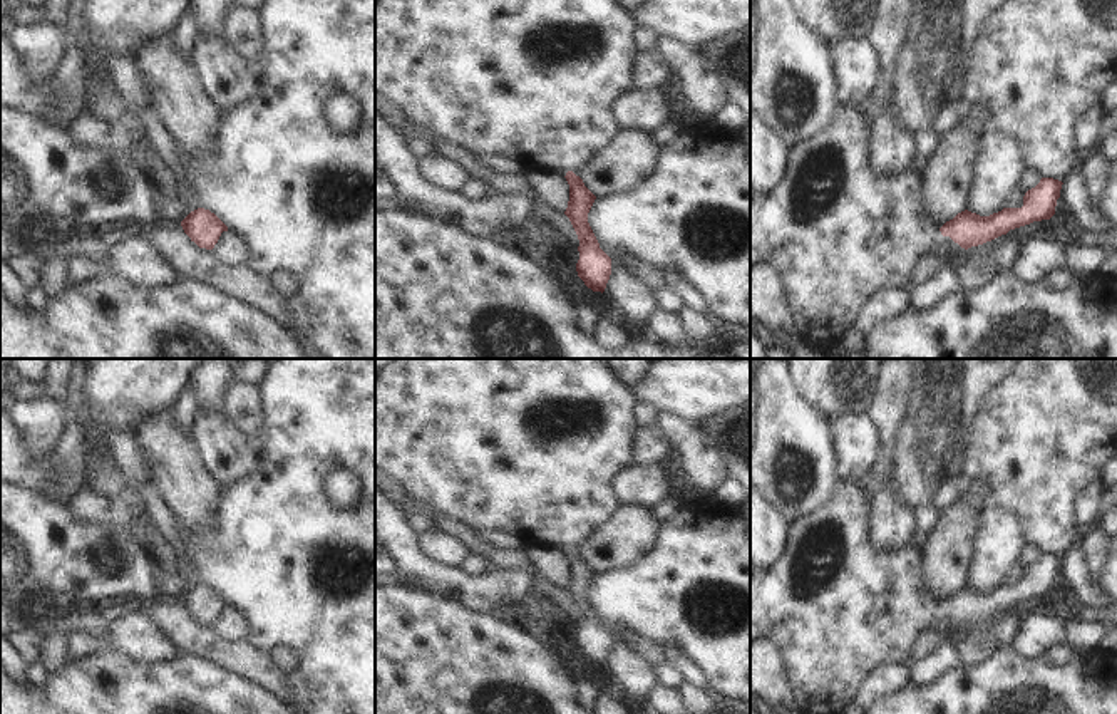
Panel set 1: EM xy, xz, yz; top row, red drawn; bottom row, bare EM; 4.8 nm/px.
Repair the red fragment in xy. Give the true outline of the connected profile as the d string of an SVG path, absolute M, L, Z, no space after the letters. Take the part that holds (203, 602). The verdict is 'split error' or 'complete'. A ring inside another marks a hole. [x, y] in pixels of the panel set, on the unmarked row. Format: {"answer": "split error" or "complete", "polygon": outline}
{"answer": "complete", "polygon": "M204 583L191 587L181 597L181 602L191 617L206 625L213 625L221 608L228 607L228 602L214 588Z"}

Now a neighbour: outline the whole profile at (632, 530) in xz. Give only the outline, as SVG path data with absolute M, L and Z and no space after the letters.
M620 504L593 536L578 546L584 561L596 572L626 568L646 555L658 536L660 521L650 508Z

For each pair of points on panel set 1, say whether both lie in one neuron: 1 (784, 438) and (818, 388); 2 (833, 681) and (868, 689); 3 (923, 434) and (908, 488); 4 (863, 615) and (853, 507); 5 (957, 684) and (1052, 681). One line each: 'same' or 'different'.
1: different
2: different
3: same
4: same
5: same

